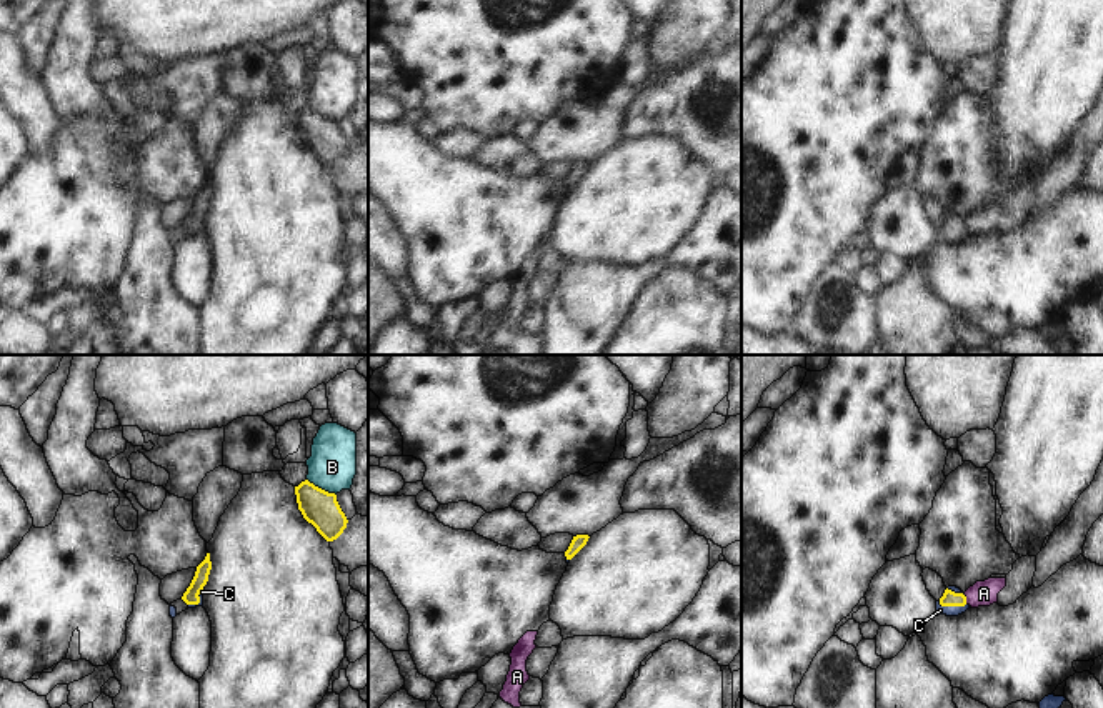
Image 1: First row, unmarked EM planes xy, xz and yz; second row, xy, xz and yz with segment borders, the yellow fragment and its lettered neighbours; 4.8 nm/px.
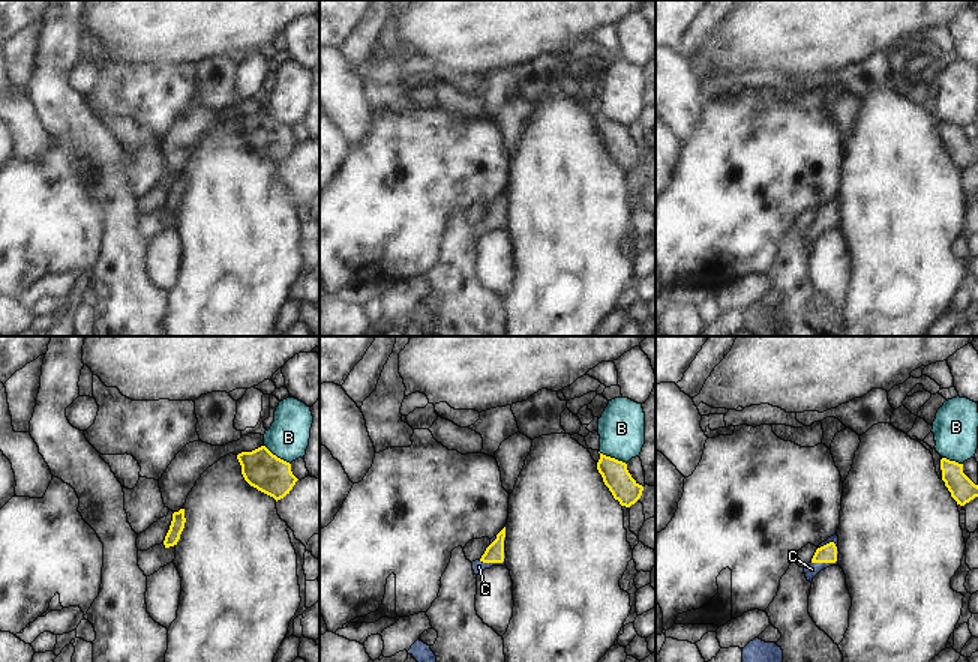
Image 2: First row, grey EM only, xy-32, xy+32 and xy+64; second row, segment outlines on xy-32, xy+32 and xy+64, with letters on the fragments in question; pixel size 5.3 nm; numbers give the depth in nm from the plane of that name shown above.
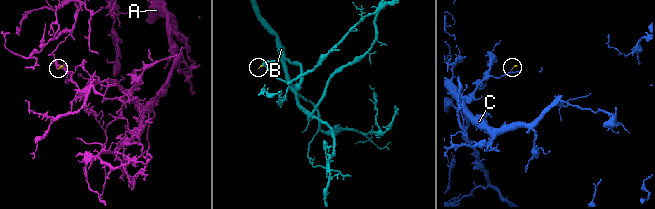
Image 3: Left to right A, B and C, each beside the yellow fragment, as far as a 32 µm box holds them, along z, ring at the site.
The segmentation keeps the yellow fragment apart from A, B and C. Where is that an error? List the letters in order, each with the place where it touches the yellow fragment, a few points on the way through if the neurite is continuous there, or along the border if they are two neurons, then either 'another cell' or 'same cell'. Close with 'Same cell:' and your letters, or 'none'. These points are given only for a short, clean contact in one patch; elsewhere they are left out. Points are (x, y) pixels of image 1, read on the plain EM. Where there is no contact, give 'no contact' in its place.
A: yz (965, 227) | along yz (963, 222), (967, 230) | another cell
B: xy (320, 115) | another cell
C: yz (952, 232) | across yz (950, 225), (952, 232), (940, 237) | same cell
Same cell: C

